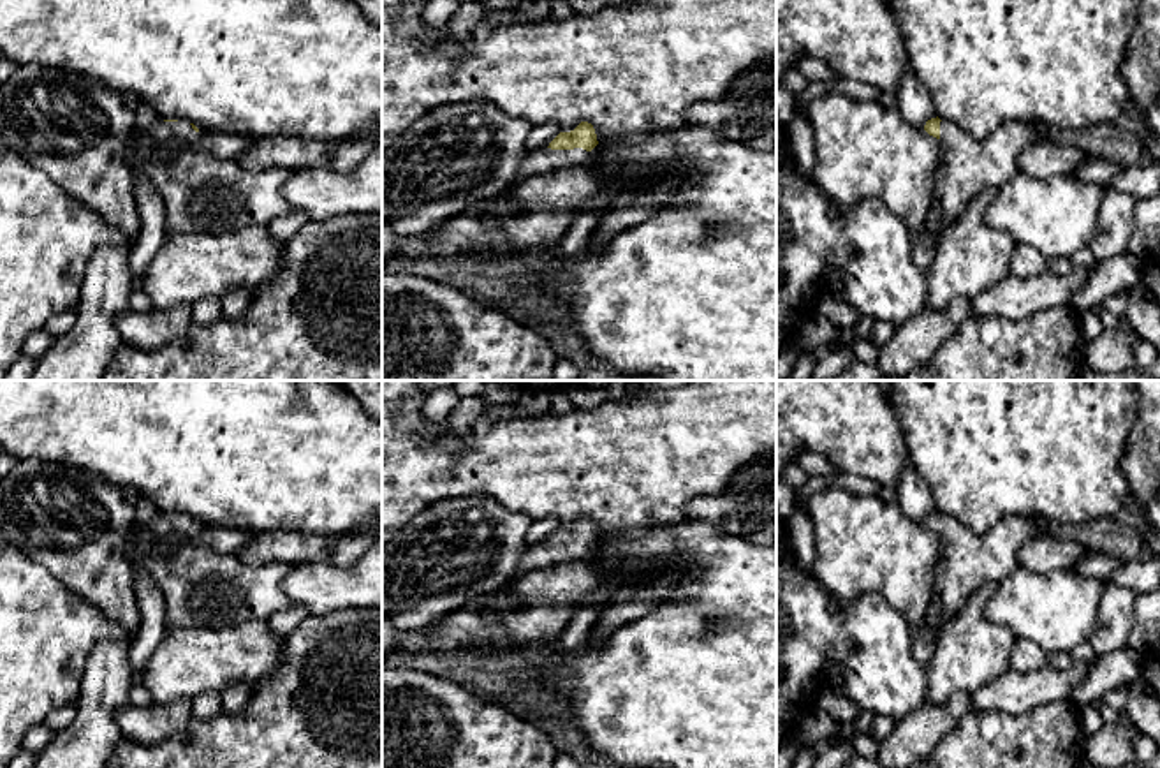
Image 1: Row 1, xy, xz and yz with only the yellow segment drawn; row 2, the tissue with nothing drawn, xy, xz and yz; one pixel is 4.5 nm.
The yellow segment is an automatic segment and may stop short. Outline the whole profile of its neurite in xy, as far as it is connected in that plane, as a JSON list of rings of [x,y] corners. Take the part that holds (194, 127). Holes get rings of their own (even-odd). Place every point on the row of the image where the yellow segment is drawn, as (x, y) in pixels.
[[[158,118],[153,125],[130,132],[127,162],[132,183],[137,180],[134,155],[143,136],[157,141],[157,155],[144,166],[144,174],[164,203],[167,229],[173,234],[227,234],[296,213],[282,194],[290,174],[285,167],[250,173],[236,159],[190,146],[160,155],[162,143],[199,136],[199,129],[187,120]]]

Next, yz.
[[[931,118],[924,130],[942,143],[931,183],[945,224],[958,220],[984,188],[1002,188],[1021,173],[1019,155],[1037,141],[1032,123],[1007,122],[987,137],[975,139],[949,120]]]

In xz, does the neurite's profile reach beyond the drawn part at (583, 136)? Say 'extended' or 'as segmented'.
extended

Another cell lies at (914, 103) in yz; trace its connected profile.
[[[910,65],[894,95],[898,111],[910,125],[924,129],[928,120],[936,118],[929,92],[919,83]]]

